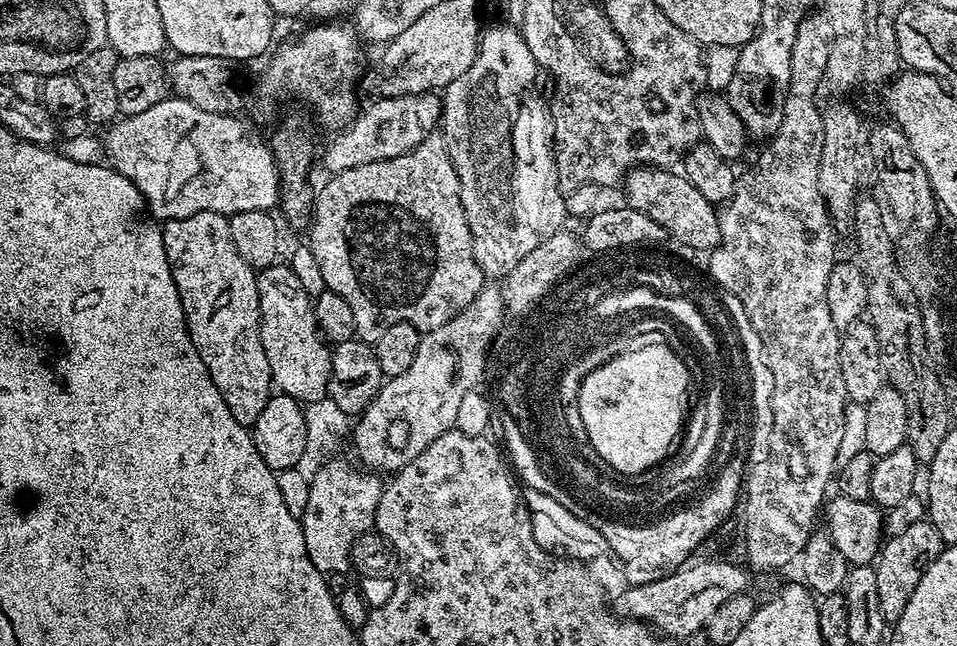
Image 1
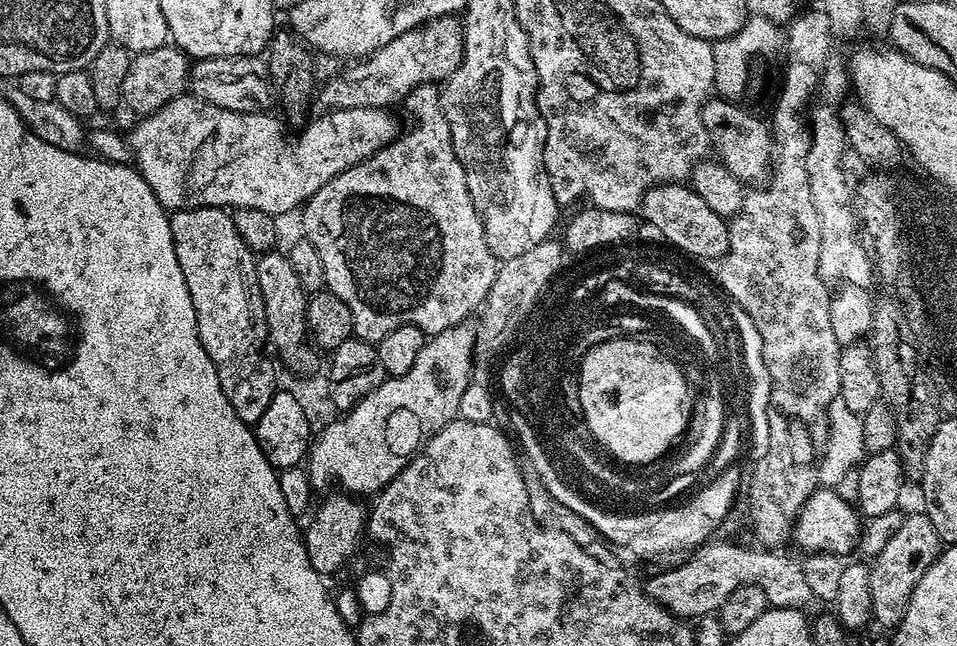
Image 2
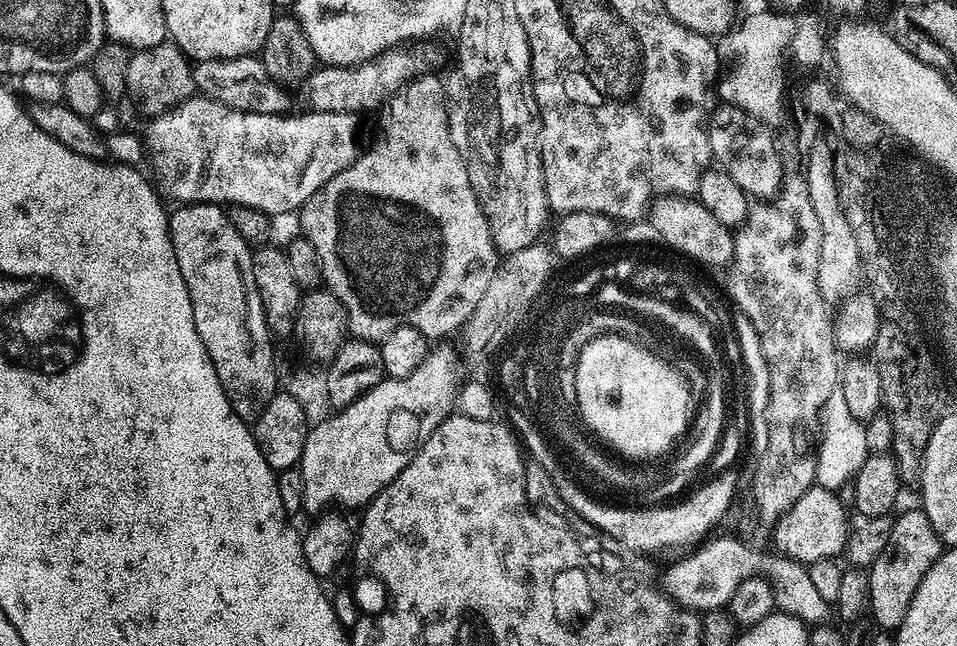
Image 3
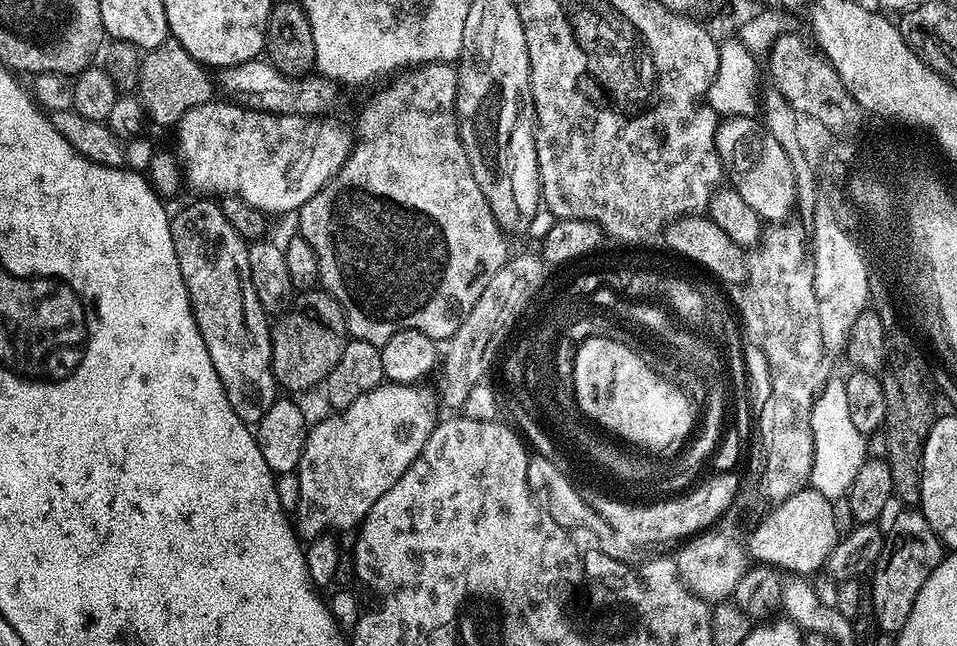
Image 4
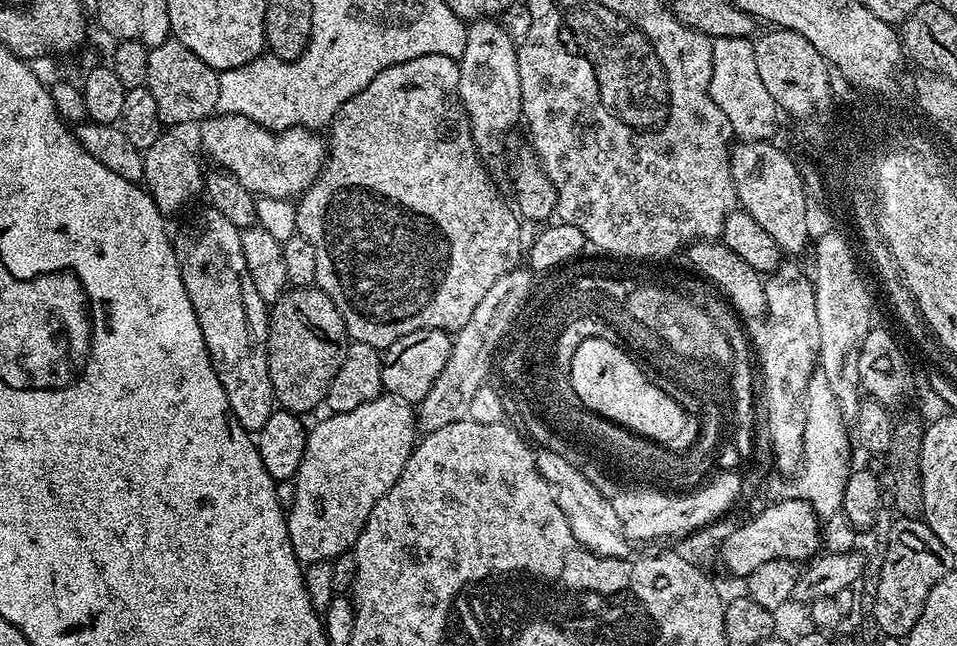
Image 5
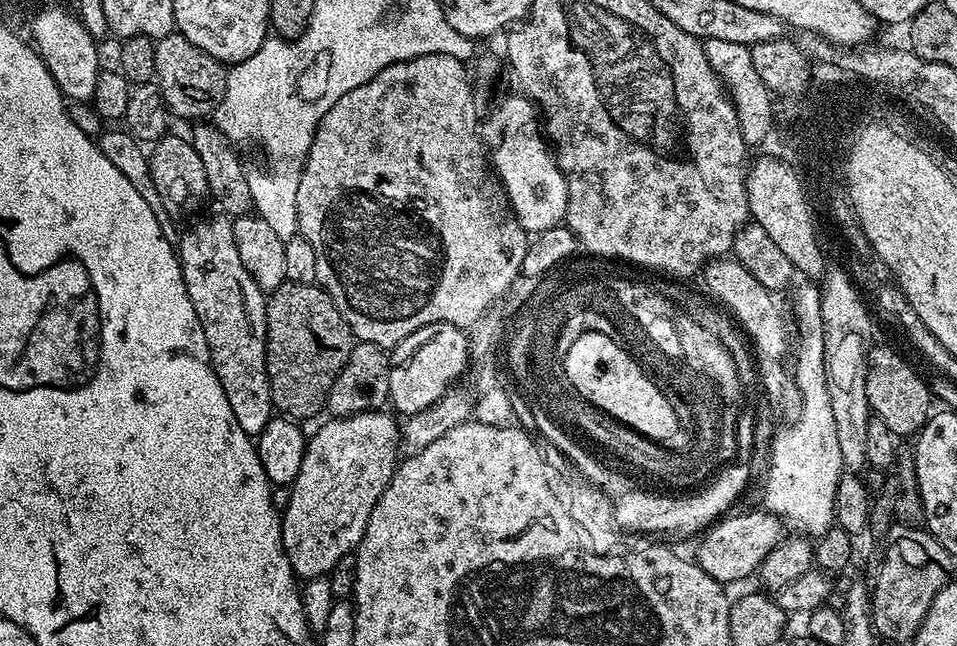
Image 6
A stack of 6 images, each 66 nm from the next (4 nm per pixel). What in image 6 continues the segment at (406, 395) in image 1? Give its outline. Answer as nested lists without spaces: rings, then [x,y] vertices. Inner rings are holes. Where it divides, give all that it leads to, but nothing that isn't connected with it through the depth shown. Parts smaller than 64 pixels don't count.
[[[388,410],[338,416],[306,440],[302,470],[290,485],[290,502],[282,513],[284,553],[301,581],[328,576],[343,556],[351,557],[360,545],[366,522],[402,456],[402,428],[395,418]]]

